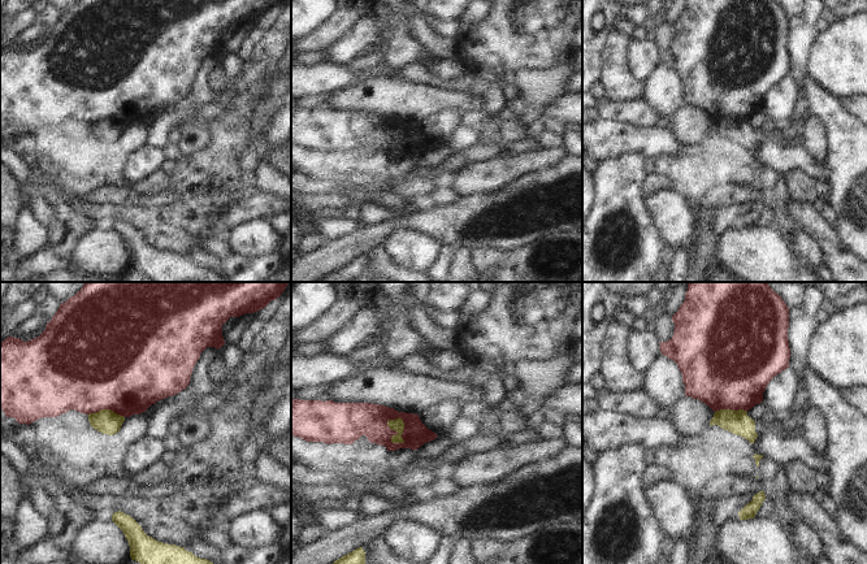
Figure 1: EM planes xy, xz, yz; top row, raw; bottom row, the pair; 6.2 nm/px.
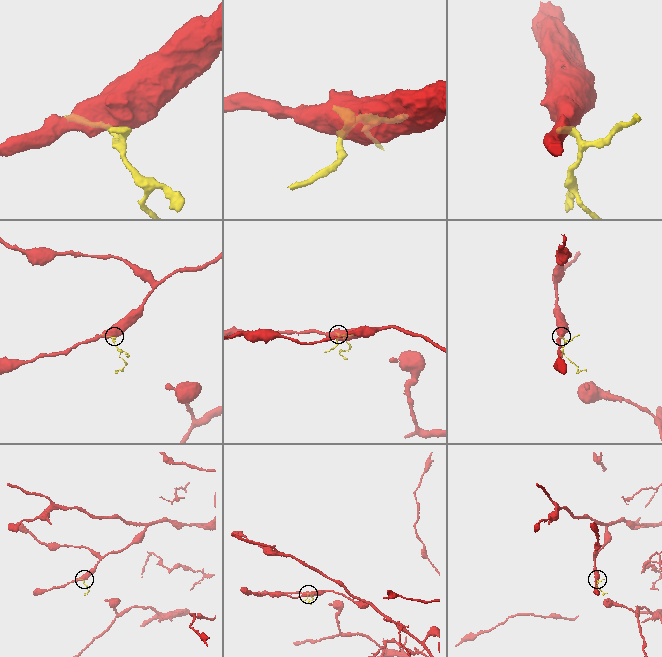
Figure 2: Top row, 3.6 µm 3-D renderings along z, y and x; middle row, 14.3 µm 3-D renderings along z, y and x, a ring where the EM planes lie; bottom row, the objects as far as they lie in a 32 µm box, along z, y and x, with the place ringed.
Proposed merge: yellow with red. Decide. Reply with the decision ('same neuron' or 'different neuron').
different neuron

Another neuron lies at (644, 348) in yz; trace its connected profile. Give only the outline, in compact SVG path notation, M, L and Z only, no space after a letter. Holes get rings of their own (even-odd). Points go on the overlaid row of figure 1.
M653 329L632 331L628 337L628 357L630 364L645 374L653 363L662 355L660 340Z

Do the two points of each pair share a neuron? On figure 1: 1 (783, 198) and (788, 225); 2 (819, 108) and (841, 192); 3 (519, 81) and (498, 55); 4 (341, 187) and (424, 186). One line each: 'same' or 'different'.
1: same
2: same
3: different
4: same

